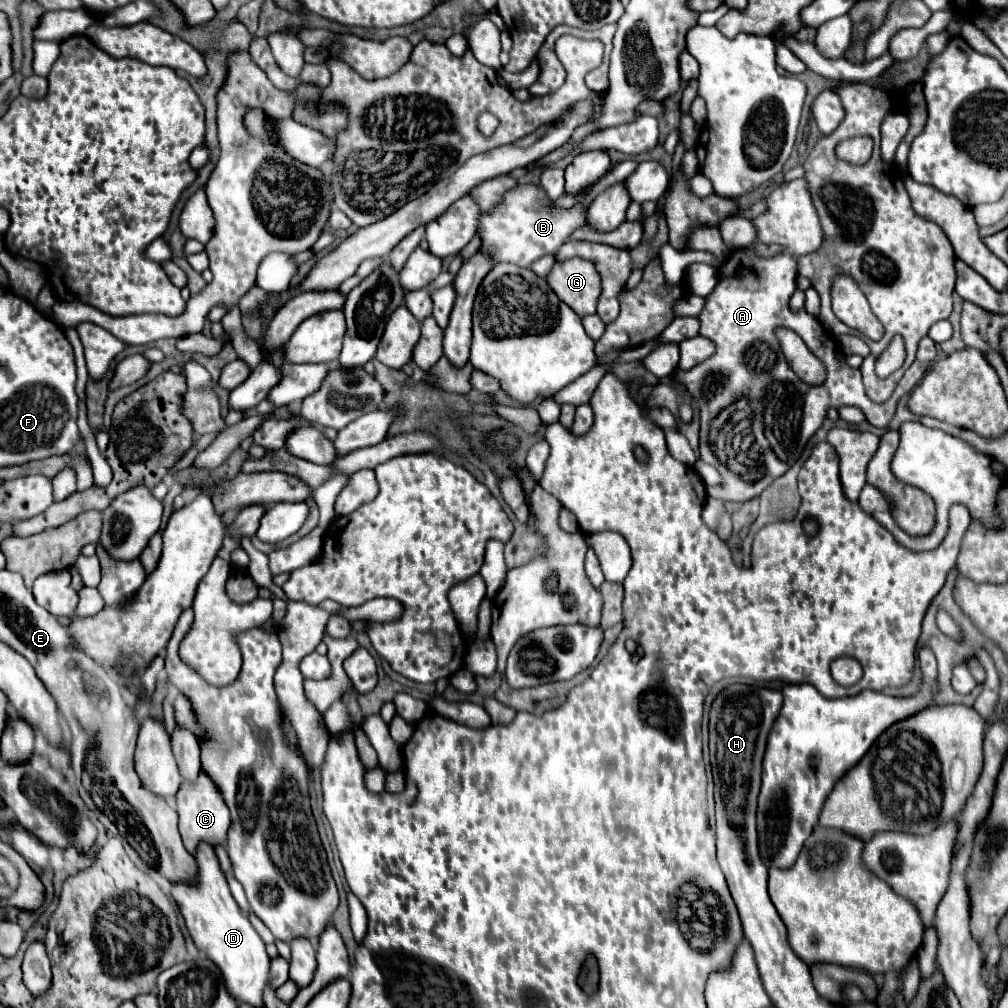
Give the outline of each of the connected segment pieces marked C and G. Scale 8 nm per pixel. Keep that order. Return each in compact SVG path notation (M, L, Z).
M200 770L196 780L182 780L176 800L178 800L176 812L180 816L178 828L180 828L180 836L182 836L188 852L194 852L194 848L200 840L206 840L212 846L216 846L216 844L226 846L226 830L230 826L230 812L228 812L228 806L224 804L224 798L220 796L220 788L216 786L216 782L210 776L206 776L204 770Z
M572 258L562 264L554 264L548 276L550 288L566 302L578 316L596 314L596 302L600 296L600 276L592 262Z

